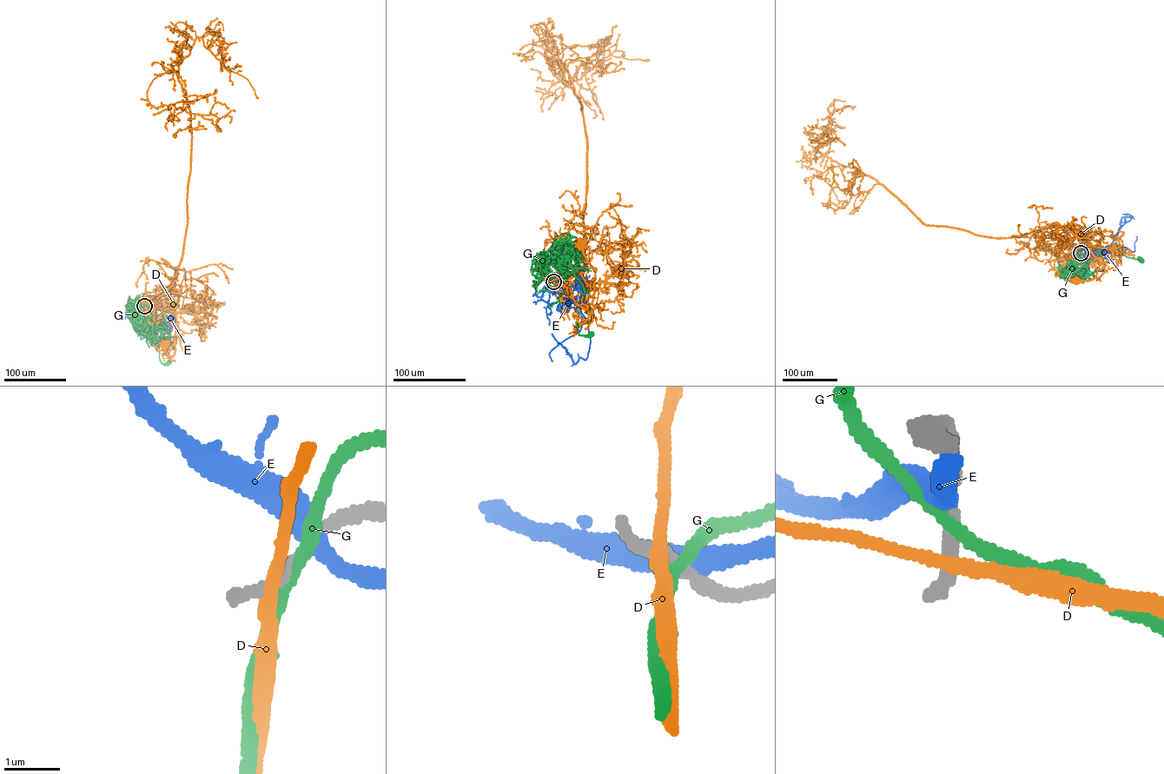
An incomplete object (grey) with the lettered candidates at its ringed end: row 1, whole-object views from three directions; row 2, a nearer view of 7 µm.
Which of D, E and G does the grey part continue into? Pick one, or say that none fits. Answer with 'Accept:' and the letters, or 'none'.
Accept: none

